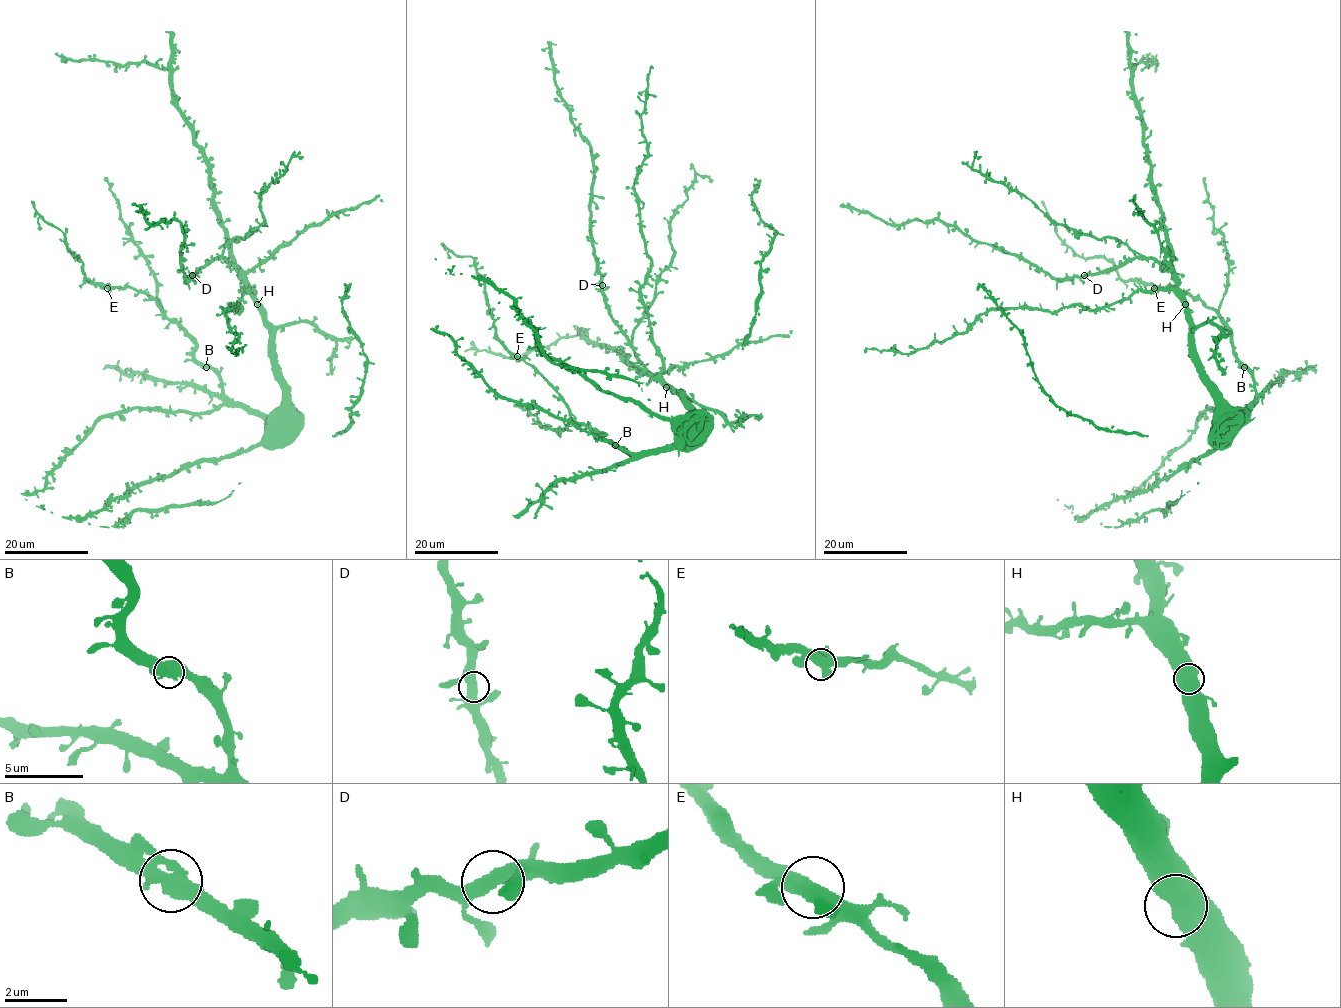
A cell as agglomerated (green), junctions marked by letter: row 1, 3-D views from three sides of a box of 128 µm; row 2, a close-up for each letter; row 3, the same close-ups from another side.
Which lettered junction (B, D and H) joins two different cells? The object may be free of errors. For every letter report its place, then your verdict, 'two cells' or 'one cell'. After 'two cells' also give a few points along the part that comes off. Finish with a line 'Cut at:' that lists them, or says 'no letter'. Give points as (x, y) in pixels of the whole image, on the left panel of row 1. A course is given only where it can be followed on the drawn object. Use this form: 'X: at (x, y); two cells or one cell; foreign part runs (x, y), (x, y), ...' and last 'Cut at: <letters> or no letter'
B: at (206, 367); one cell
D: at (192, 275); one cell
H: at (257, 304); one cell
Cut at: no letter

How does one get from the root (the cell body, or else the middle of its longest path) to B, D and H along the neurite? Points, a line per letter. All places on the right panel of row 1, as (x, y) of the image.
B: (1203, 368), (1204, 380), (1243, 415), (1255, 398), (1255, 379), (1244, 367)
D: (1203, 368), (1194, 343), (1190, 310), (1177, 280), (1166, 266), (1152, 259), (1134, 257), (1112, 269), (1084, 275)
H: (1203, 368), (1194, 343), (1191, 312), (1185, 305)

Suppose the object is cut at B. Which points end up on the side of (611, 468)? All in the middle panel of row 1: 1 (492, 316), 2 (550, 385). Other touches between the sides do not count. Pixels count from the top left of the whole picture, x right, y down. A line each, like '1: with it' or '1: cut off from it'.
1: cut off from it
2: cut off from it

